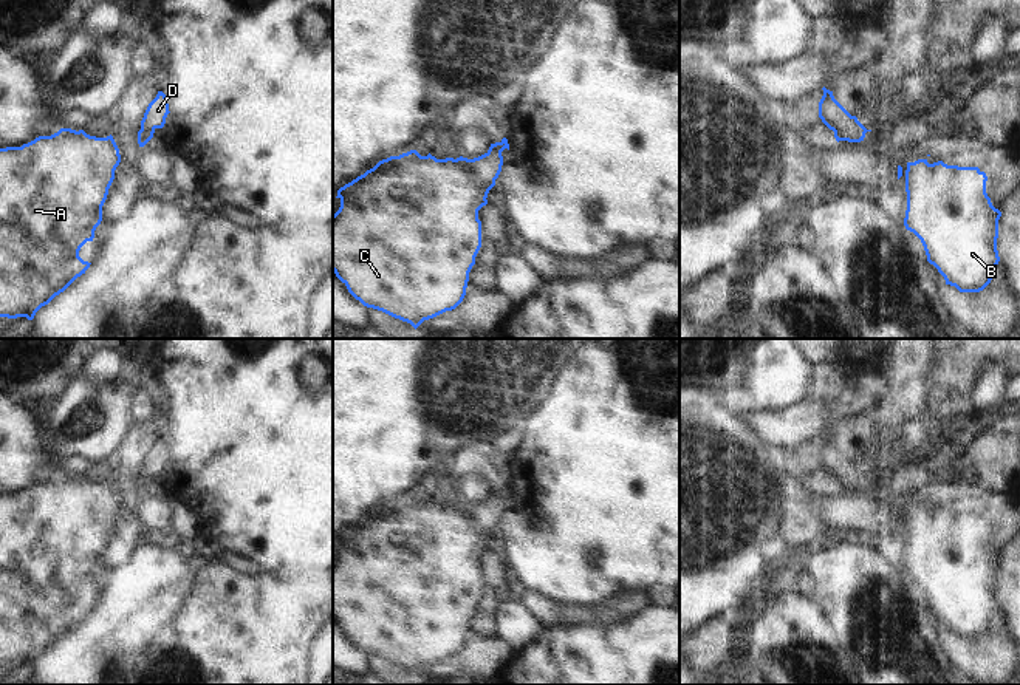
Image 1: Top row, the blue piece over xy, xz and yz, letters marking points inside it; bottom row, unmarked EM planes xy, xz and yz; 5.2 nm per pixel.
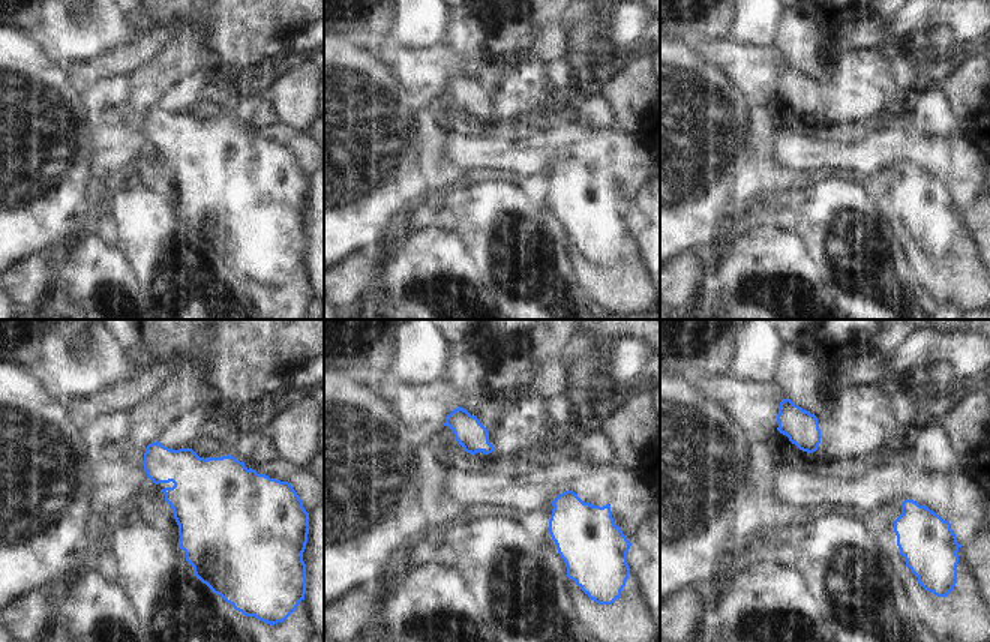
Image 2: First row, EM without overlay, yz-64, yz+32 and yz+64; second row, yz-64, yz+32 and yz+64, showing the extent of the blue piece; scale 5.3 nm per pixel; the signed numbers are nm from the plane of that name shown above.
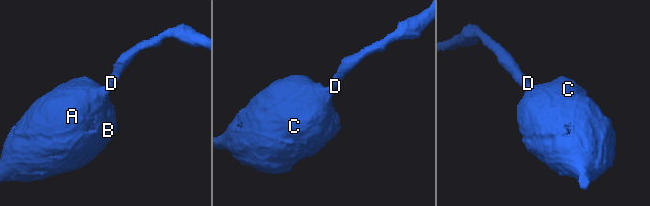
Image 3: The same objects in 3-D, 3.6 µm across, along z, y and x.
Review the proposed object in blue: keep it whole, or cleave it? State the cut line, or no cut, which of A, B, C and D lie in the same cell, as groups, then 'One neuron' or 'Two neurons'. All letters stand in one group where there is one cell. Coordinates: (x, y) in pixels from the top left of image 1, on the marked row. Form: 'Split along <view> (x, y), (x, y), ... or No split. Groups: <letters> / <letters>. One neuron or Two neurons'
No split. Groups: A B C D. One neuron.

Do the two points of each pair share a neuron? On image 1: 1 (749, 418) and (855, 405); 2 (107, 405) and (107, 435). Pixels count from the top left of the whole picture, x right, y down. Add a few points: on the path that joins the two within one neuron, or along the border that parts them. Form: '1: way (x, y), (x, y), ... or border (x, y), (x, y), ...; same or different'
1: way (776, 419), (808, 419), (828, 413); same
2: way (107, 413), (107, 427); same

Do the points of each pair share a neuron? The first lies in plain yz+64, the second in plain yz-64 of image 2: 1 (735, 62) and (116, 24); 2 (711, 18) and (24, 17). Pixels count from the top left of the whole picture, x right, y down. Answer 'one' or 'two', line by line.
1: two
2: one

